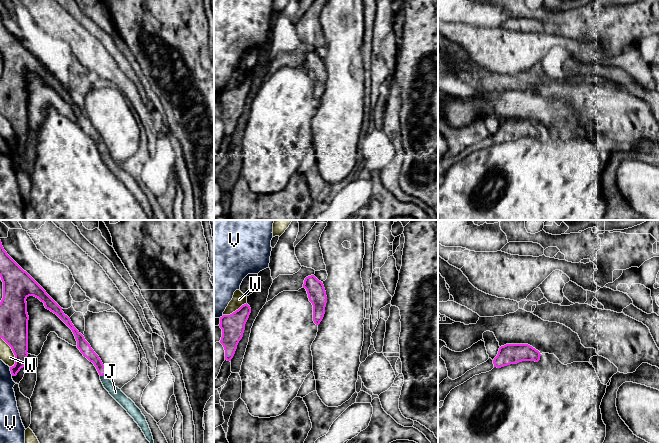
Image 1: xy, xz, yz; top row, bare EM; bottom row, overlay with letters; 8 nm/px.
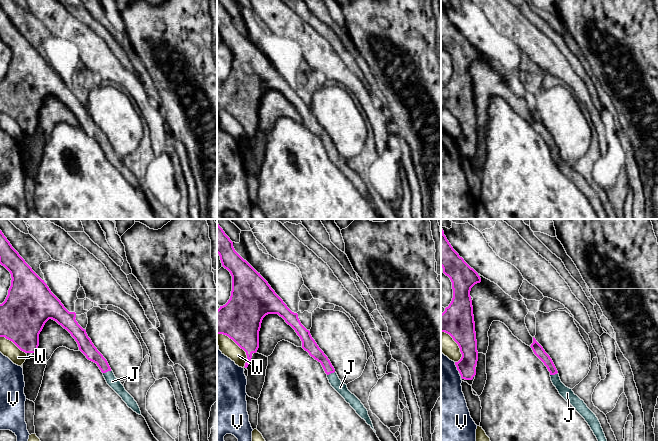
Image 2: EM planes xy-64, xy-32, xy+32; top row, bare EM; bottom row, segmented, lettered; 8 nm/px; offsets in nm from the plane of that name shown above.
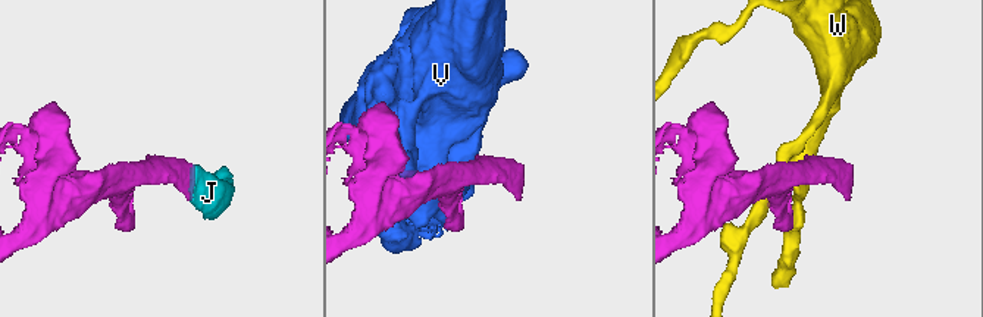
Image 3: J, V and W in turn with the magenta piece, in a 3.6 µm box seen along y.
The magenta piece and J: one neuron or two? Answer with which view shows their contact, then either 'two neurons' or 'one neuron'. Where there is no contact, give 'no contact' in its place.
meets magenta in xy; one neuron

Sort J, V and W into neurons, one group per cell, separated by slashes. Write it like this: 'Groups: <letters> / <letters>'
Groups: J / V / W

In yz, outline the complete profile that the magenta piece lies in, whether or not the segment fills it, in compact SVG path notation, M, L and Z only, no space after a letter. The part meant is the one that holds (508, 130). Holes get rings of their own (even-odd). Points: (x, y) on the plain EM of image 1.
M506 120L499 124L493 136L494 143L501 144L522 137L540 136L540 128L528 120Z

